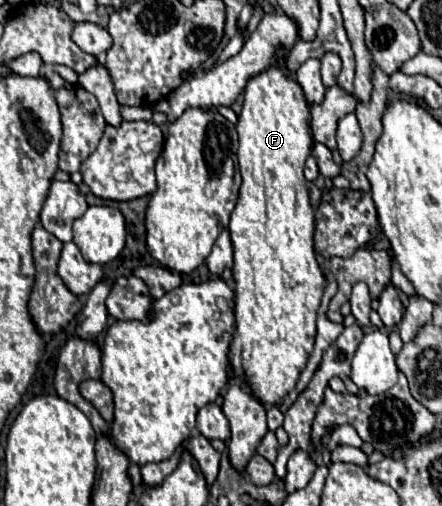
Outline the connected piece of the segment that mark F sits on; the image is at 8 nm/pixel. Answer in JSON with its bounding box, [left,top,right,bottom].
[228,48,324,404]

